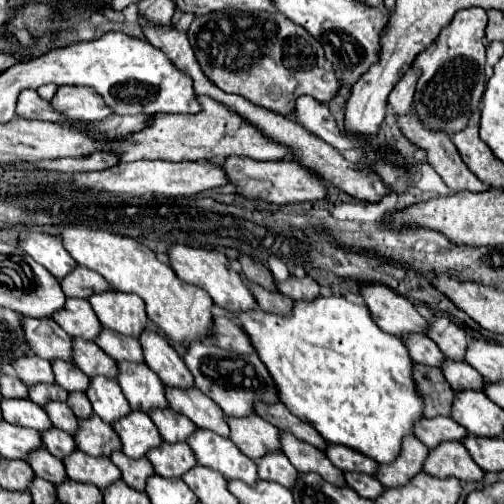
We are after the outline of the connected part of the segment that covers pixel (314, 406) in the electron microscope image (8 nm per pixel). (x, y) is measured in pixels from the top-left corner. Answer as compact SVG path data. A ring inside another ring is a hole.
M333 294L317 296L309 302L297 300L287 316L253 308L249 312L239 312L235 318L249 336L261 362L267 366L279 392L279 400L291 414L309 422L329 444L349 446L379 464L397 458L403 436L413 434L413 422L423 418L423 400L415 394L415 382L411 382L411 358L401 338L379 330L363 304L353 304L343 296Z

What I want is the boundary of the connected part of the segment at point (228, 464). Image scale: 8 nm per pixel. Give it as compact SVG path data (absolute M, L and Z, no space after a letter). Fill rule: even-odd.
M195 430L187 438L189 448L193 450L199 464L221 472L225 478L237 478L241 482L255 482L257 480L257 466L249 460L237 446L211 430Z

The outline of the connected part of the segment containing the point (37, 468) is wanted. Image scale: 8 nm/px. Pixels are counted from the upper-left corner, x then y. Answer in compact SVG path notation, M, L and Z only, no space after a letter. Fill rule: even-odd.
M37 448L29 454L27 464L33 468L33 472L53 484L63 482L67 478L65 474L65 466L59 458L55 458L53 454L49 454L45 448Z

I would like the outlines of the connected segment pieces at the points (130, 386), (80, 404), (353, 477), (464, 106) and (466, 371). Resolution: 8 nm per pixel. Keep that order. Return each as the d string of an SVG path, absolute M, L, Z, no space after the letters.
M121 360L117 362L117 370L117 382L133 410L147 412L151 408L167 408L165 386L147 364Z
M69 392L67 406L73 410L73 414L75 414L77 418L87 418L87 416L91 416L91 412L93 412L91 402L89 402L89 398L87 398L83 392Z
M347 472L345 480L347 480L349 488L353 488L359 496L365 496L369 500L375 500L381 494L381 490L383 490L383 484L375 476L369 476L369 474Z
M483 8L459 10L453 20L443 26L437 40L427 46L417 58L415 66L421 70L421 78L415 90L415 114L435 130L453 134L467 126L471 112L479 106L479 98L485 90L485 52L483 34L487 26L487 12Z
M445 358L441 370L443 370L445 380L455 392L469 390L469 388L481 390L485 384L485 380L479 378L479 372L475 372L467 362L453 362L451 358Z

